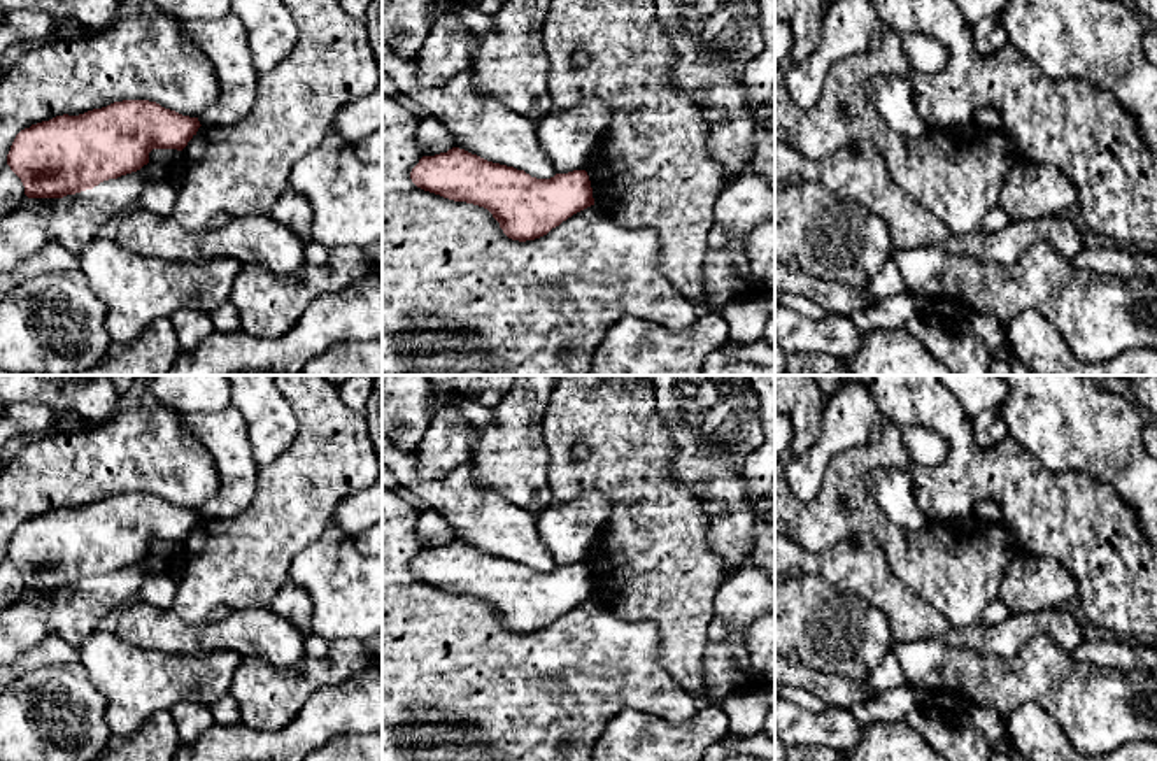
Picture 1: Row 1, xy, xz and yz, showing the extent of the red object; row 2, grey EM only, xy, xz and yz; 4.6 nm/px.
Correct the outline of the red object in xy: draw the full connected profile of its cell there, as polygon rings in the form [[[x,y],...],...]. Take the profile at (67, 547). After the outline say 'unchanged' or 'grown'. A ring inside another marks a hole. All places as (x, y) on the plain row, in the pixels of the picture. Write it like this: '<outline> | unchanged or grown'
[[[114,494],[79,509],[63,507],[21,523],[7,547],[7,558],[21,572],[28,591],[63,591],[140,563],[149,556],[153,542],[182,544],[200,519],[198,510],[182,509],[156,494]]] | unchanged

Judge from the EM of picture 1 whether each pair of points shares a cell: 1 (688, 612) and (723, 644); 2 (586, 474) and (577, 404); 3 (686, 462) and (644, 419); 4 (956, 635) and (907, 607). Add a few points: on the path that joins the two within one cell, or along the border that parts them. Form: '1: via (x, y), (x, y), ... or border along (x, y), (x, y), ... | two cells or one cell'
1: border along (717, 590), (702, 670) | two cells
2: via (596, 456), (595, 421) | one cell
3: border along (660, 412), (675, 448), (668, 462) | two cells
4: via (944, 632), (919, 619) | one cell

